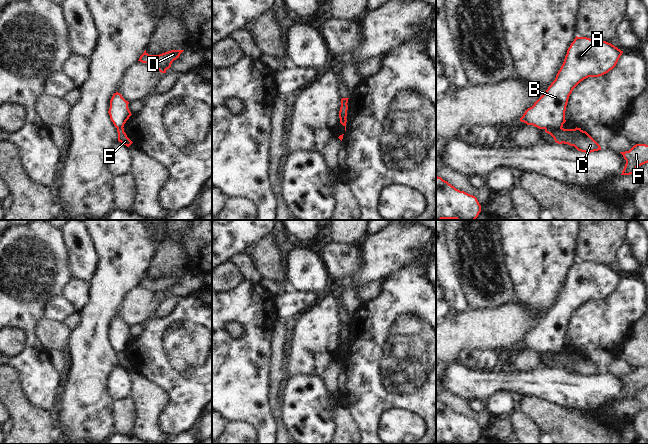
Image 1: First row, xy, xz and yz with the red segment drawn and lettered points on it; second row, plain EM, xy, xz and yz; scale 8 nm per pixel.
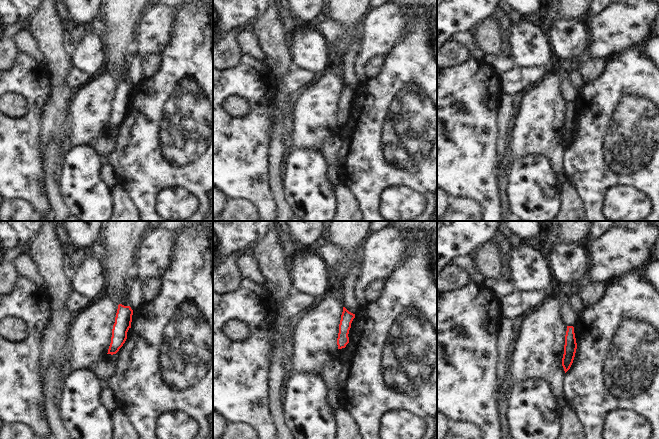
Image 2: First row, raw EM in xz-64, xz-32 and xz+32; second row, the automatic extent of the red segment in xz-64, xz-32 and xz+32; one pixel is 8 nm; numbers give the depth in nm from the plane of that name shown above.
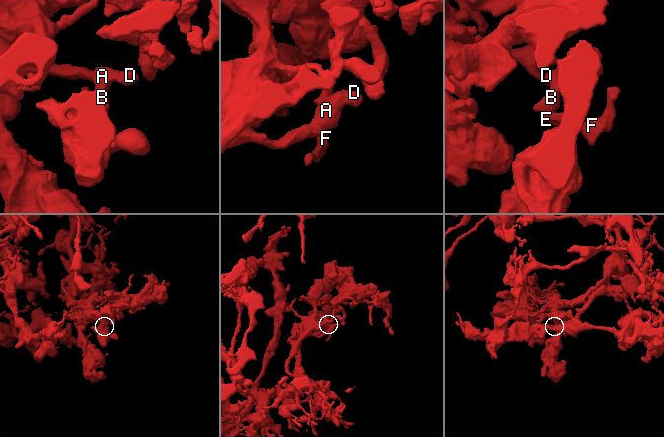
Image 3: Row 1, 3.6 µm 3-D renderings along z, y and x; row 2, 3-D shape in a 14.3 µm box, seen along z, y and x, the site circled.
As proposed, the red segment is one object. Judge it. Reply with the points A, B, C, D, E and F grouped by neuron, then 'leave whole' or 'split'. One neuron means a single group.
A B D / C E F; split

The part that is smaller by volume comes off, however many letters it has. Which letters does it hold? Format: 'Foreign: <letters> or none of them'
Foreign: C, E, F

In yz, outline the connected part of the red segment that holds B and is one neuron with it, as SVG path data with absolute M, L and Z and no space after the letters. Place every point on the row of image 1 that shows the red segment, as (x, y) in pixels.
M576 36L567 50L564 62L555 80L534 105L525 111L520 121L539 129L559 129L563 127L566 122L566 106L573 89L588 77L599 77L608 73L616 66L622 53L623 51L606 41Z

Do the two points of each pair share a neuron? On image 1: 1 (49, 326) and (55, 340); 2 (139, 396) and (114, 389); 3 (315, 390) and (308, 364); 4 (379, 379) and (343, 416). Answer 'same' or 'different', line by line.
1: same
2: different
3: different
4: different

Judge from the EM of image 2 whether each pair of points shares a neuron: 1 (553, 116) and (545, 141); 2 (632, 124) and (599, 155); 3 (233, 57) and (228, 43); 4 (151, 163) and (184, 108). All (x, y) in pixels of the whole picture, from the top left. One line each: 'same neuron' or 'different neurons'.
1: same neuron
2: same neuron
3: same neuron
4: same neuron

